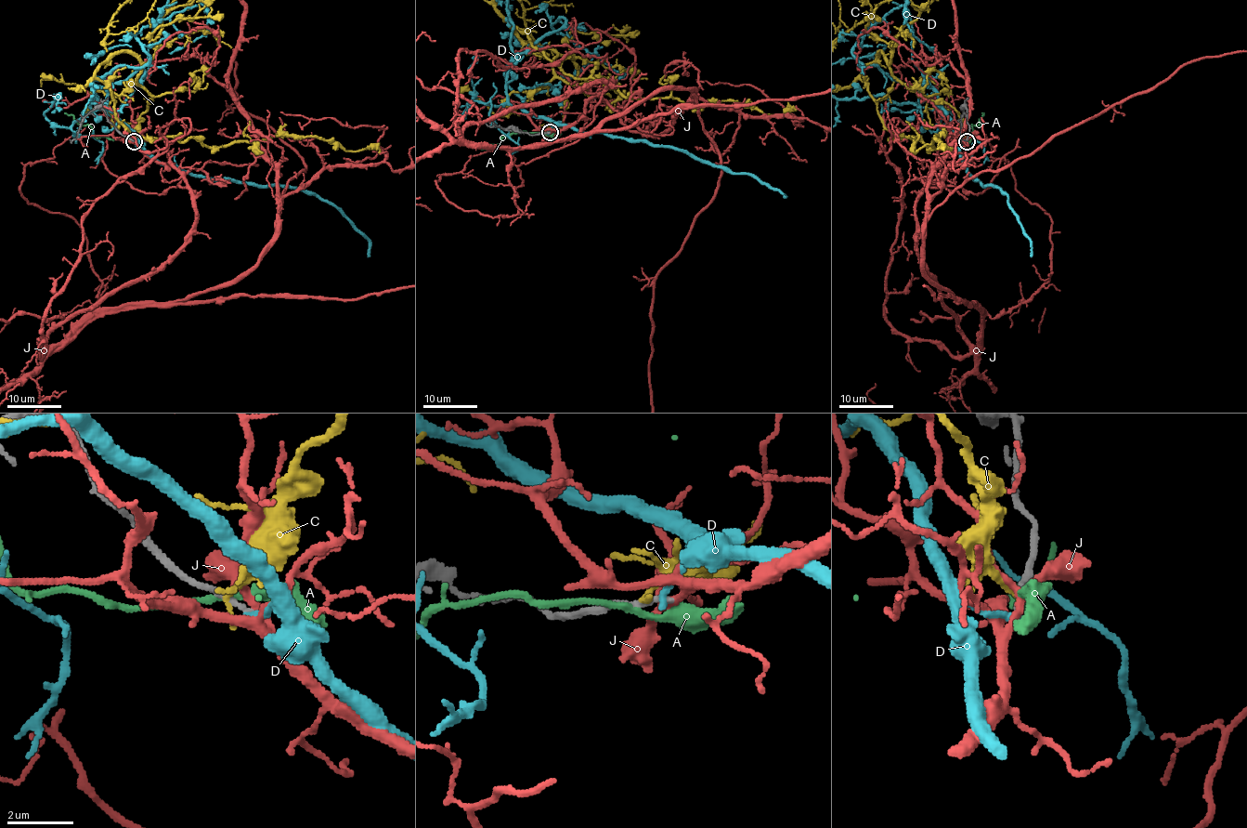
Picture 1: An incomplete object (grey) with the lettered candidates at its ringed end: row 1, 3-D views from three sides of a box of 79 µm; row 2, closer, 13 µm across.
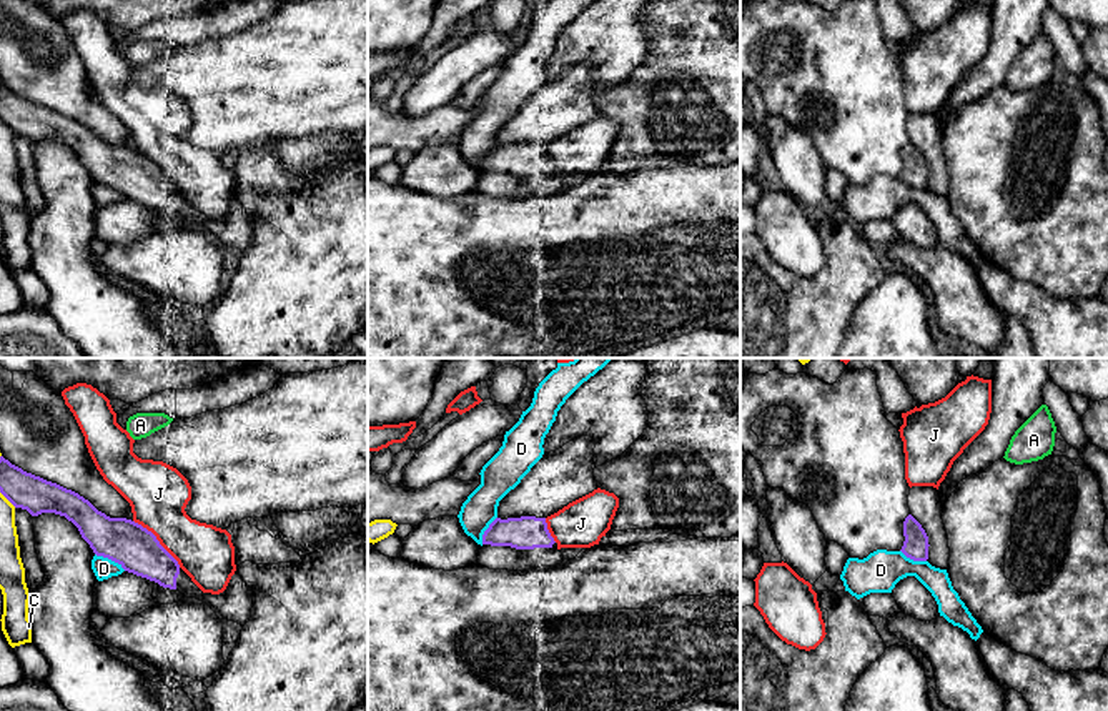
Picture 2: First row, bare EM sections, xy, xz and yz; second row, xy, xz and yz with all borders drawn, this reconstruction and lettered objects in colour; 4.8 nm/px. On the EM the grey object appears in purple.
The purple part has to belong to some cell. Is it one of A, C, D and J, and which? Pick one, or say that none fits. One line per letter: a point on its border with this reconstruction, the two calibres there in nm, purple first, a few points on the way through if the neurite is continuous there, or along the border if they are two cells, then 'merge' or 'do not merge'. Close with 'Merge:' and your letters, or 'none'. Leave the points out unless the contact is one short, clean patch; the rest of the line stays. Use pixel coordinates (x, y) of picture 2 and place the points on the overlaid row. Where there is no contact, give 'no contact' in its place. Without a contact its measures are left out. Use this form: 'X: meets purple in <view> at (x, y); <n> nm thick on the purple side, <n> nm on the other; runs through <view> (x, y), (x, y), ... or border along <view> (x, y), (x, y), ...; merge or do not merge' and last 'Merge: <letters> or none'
A: no contact; do not merge
C: meets purple in xy at (9, 500); 180 nm thick on the purple side, 100 nm on the other; border along xy (0, 492), (15, 507); do not merge
D: meets purple in xy at (110, 558); 220 nm thick on the purple side, 110 nm on the other; do not merge
J: meets purple in xy at (158, 541); 220 nm thick on the purple side, 300 nm on the other; do not merge
Merge: none

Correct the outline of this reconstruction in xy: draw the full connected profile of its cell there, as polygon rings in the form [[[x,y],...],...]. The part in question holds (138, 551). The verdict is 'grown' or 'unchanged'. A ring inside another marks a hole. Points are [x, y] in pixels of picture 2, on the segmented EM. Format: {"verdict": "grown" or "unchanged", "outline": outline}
{"verdict": "grown", "outline": [[[3,456],[0,493],[32,516],[42,513],[65,516],[96,556],[118,563],[125,571],[206,603],[220,619],[241,626],[250,621],[253,591],[238,574],[238,566],[223,593],[203,593],[151,531],[131,520],[106,516],[78,493],[27,473]]]}

